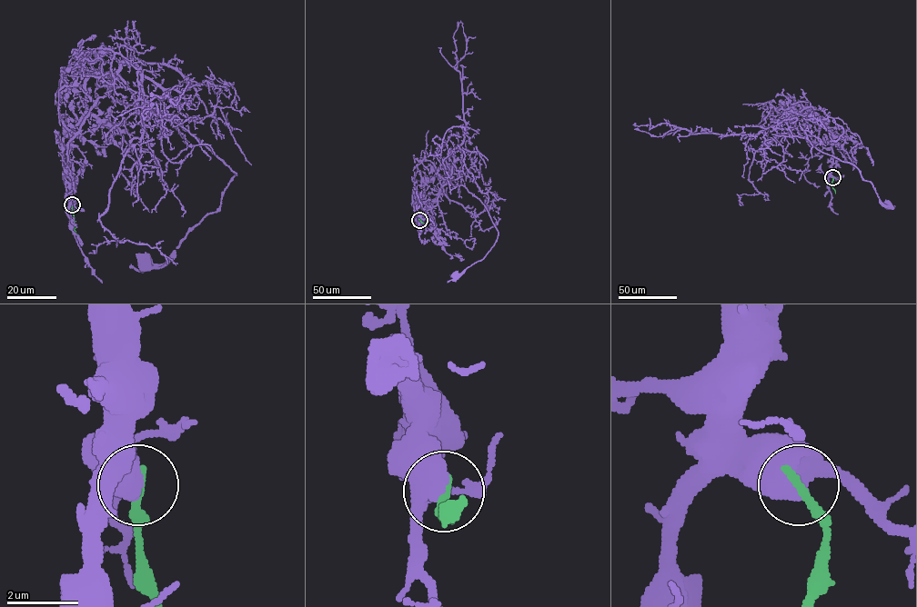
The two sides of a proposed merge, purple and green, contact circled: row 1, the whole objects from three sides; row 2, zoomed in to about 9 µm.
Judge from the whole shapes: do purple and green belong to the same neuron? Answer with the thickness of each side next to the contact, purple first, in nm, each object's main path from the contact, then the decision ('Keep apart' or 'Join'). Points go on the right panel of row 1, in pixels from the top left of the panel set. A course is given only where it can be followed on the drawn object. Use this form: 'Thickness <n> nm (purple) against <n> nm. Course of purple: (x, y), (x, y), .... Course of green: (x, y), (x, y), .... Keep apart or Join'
Thickness 800 nm (purple) against 280 nm. Course of purple: (832, 177), (833, 138), (829, 129), (816, 114), (800, 114), (798, 133), (817, 149), (852, 164), (888, 203). Course of green: (832, 177), (831, 186), (835, 194). Keep apart

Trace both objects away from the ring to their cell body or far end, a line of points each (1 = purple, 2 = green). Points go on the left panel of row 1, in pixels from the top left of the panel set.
1: (72, 204), (64, 138), (88, 76), (117, 75), (236, 174), (163, 264), (146, 261)
2: (72, 204), (75, 230), (80, 239)

